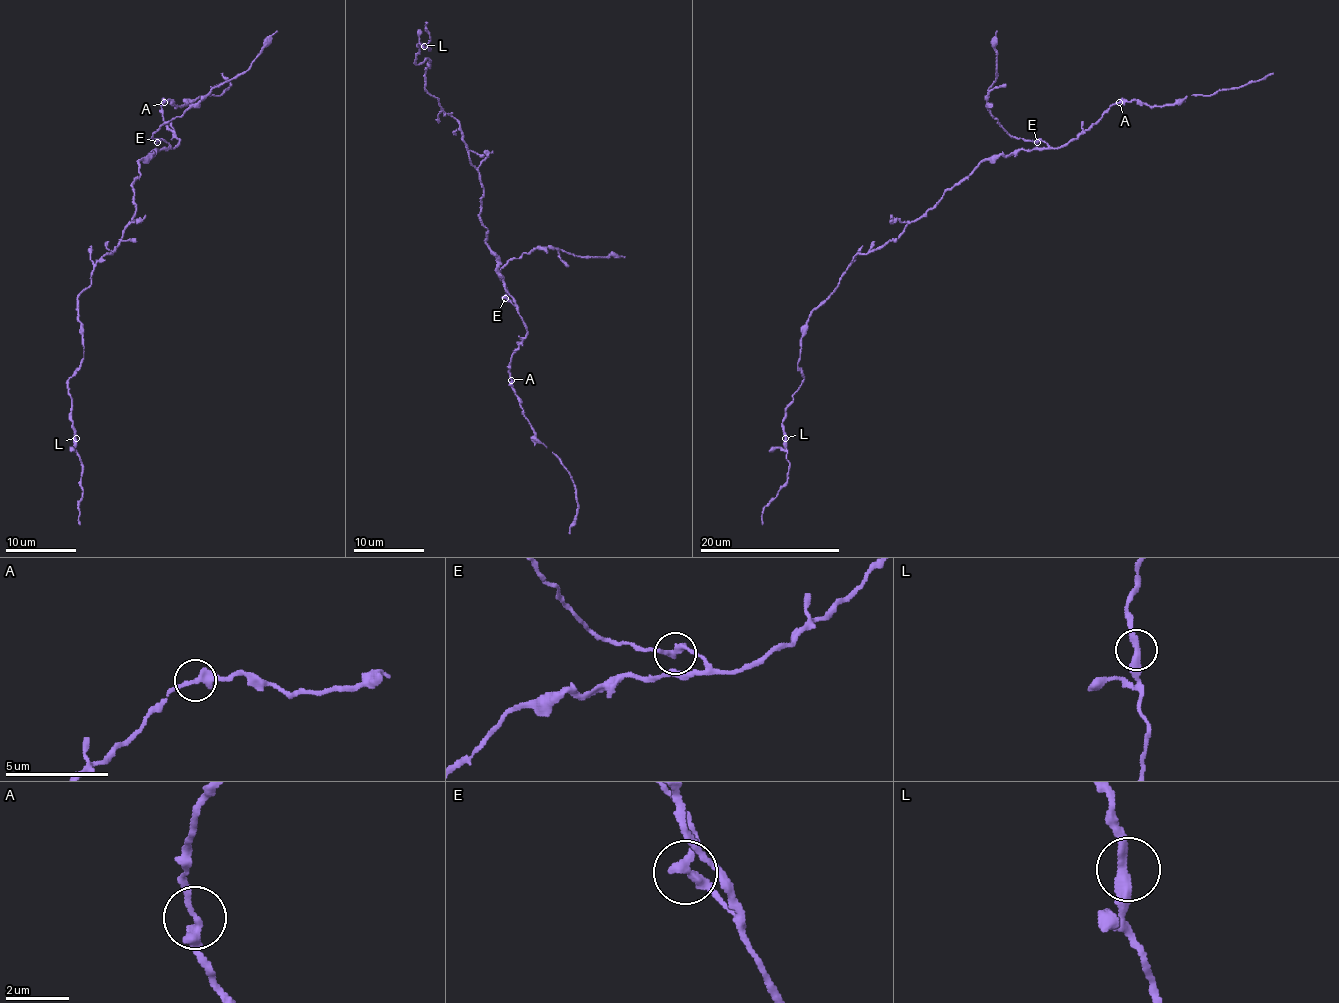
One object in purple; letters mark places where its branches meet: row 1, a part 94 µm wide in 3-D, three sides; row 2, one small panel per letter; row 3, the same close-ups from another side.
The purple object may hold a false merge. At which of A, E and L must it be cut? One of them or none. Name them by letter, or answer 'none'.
E

